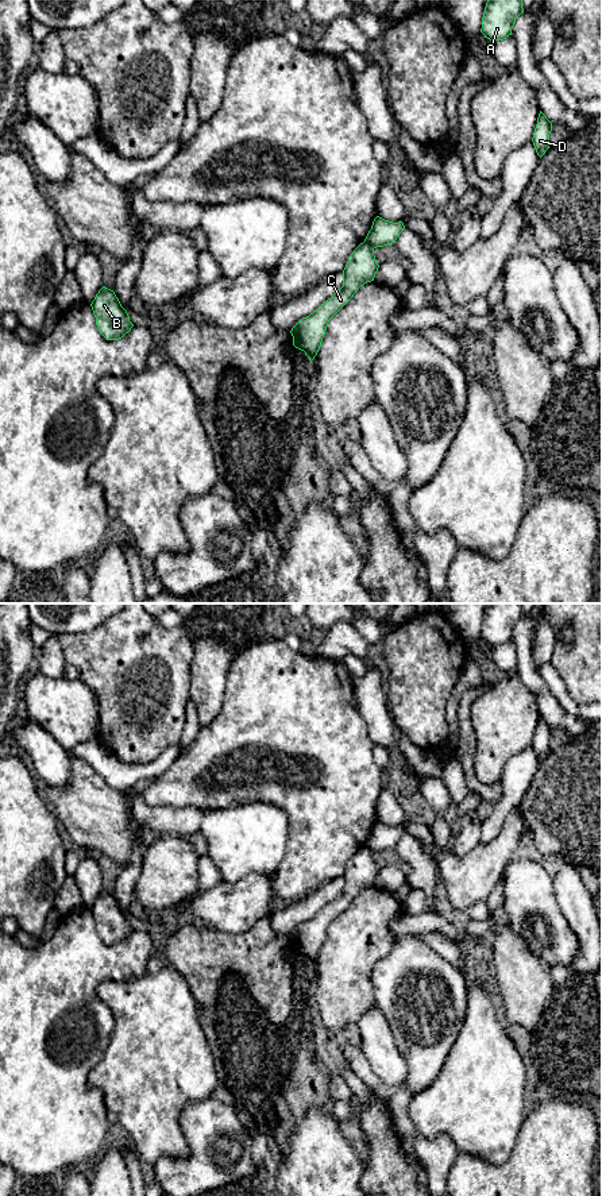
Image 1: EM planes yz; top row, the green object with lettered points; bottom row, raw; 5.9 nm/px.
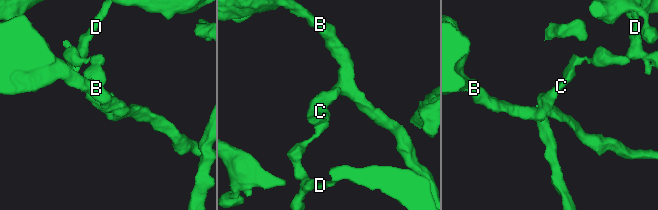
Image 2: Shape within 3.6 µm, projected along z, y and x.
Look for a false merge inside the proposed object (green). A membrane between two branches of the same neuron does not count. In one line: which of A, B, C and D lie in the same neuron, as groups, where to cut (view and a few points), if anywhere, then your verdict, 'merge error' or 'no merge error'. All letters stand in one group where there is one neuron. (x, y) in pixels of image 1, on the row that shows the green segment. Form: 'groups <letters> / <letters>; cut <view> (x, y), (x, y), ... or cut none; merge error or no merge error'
groups A D / B C; cut yz (365, 240), (373, 249); merge error

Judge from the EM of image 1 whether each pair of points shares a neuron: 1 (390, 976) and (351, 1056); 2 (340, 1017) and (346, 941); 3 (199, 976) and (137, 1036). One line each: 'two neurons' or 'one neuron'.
1: two neurons
2: one neuron
3: two neurons

